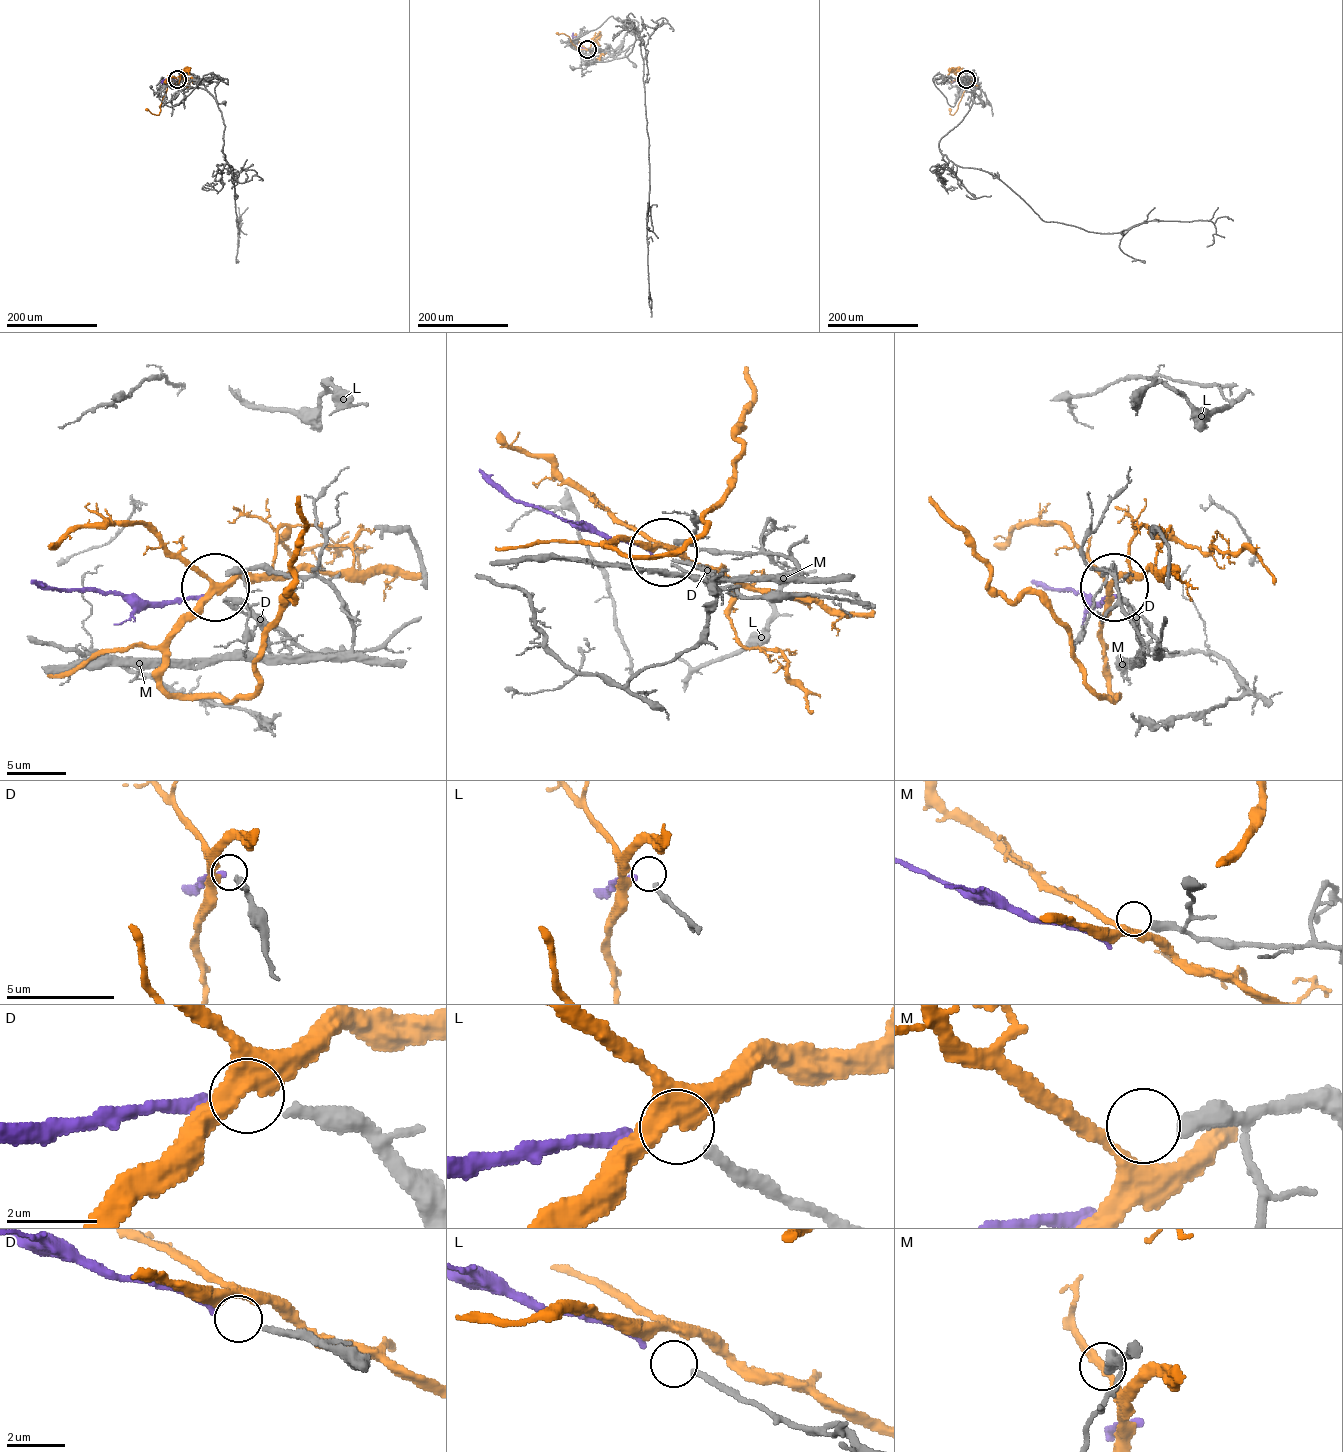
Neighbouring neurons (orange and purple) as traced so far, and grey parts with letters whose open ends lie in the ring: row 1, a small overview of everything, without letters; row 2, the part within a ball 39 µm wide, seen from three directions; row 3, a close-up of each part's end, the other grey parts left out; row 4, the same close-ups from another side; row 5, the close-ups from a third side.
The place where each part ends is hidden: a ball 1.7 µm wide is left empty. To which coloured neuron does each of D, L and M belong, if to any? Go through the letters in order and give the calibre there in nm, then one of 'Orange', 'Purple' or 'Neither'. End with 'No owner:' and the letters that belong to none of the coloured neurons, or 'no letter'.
D: Thickness 200 nm. Purple
L: Thickness 200 nm. Neither
M: Thickness 420 nm. Neither
No owner: L, M

